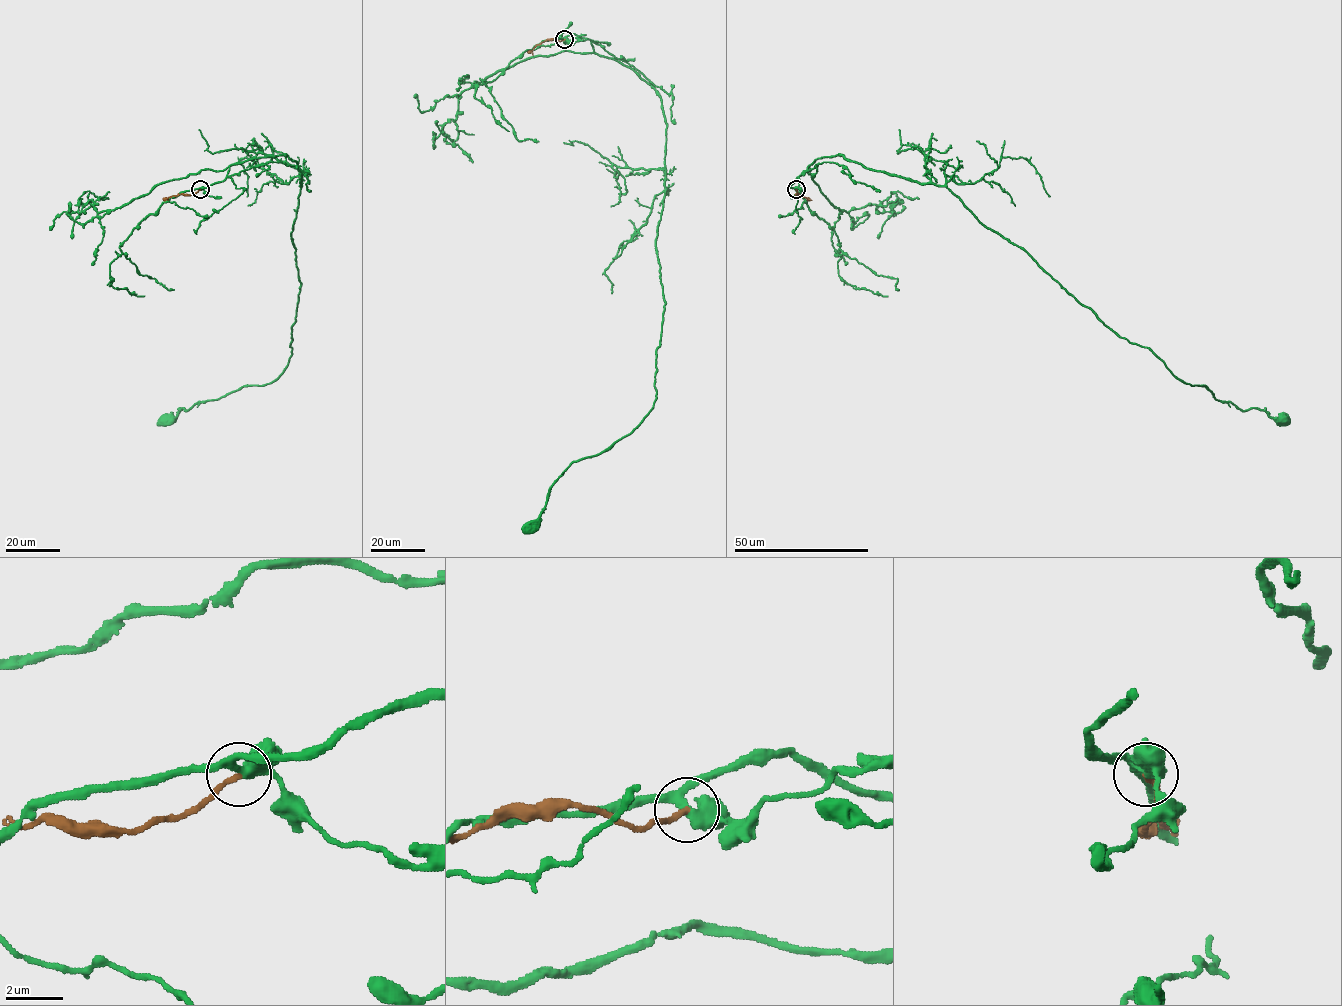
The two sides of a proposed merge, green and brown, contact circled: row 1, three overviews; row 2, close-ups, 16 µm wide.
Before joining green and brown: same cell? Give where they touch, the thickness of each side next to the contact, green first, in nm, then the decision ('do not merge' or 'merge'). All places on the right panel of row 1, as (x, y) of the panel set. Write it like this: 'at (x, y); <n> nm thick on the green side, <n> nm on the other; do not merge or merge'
at (796, 189); 360 nm thick on the green side, 180 nm on the other; do not merge

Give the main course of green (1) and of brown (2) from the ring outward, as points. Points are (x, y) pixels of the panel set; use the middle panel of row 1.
1: (565, 39), (587, 38), (660, 98), (664, 312), (651, 411), (629, 434), (574, 461), (527, 527)
2: (565, 39), (547, 39), (537, 44), (533, 55)

